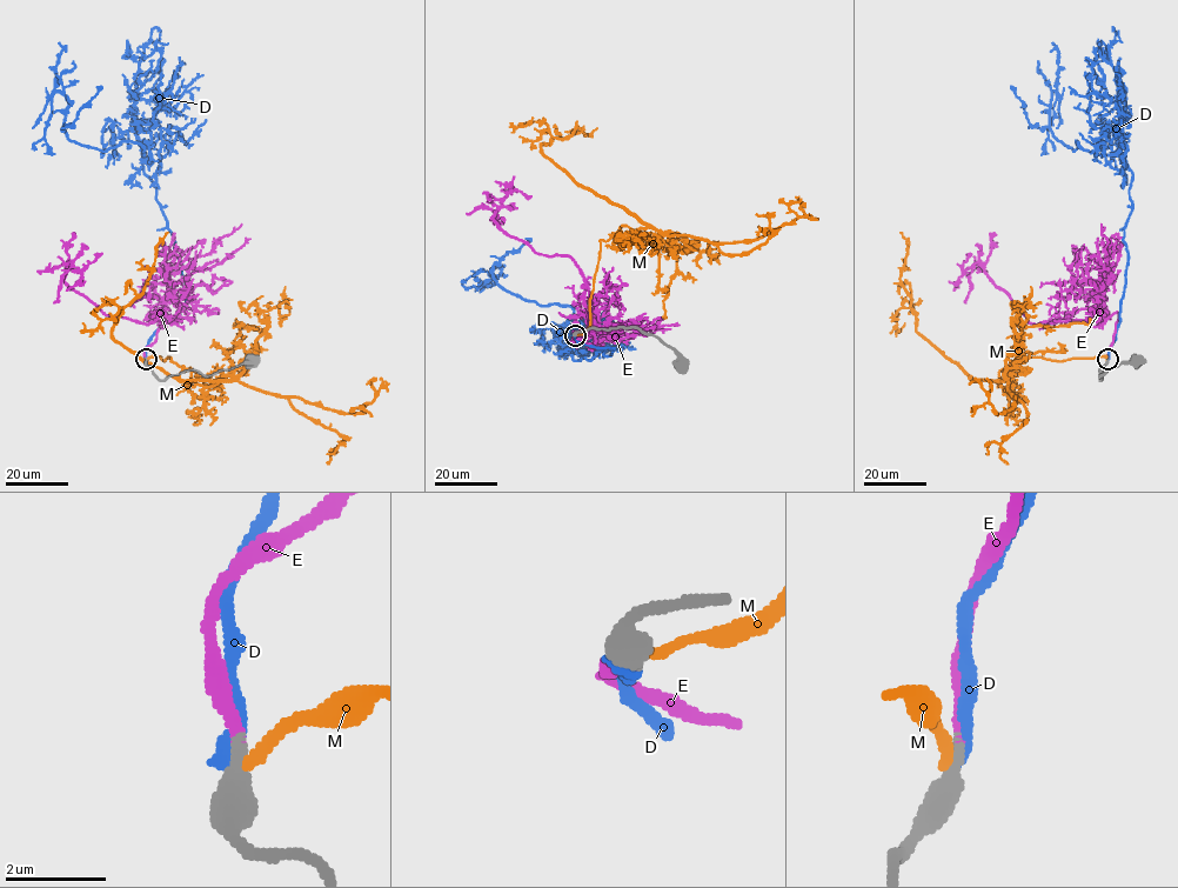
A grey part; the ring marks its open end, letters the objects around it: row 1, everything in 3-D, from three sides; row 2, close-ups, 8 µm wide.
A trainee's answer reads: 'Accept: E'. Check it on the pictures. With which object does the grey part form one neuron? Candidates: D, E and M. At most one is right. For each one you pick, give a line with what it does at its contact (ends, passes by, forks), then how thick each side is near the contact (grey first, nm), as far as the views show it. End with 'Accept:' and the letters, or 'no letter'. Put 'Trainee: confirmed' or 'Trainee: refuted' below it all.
E: it ends there; 360 nm thick on the grey side, 240 nm on the other
Accept: E
Trainee: confirmed

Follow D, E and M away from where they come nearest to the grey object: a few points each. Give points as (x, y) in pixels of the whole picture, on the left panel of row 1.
D: (146, 360), (149, 338), (185, 302), (145, 149), (72, 141), (68, 100), (55, 92), (44, 138), (52, 154)
E: (146, 359), (165, 312), (161, 321), (147, 324), (108, 316), (64, 281), (72, 261), (53, 302)
M: (146, 360), (171, 358), (196, 382), (216, 382), (180, 380), (112, 333), (142, 292), (168, 232)

